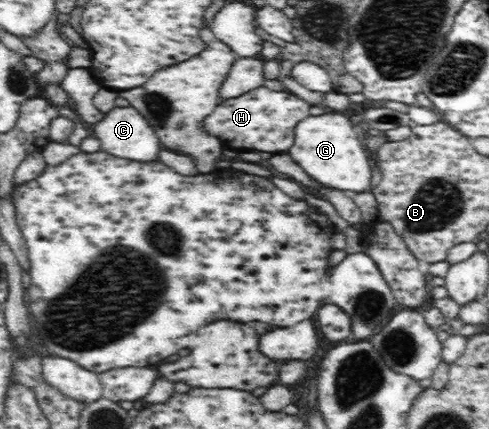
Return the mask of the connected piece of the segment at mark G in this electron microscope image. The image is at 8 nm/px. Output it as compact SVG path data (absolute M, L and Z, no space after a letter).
M325 112L321 116L309 116L299 122L295 146L289 150L289 156L305 168L315 180L339 191L354 190L363 192L371 184L371 162L359 140L355 124L343 112Z

